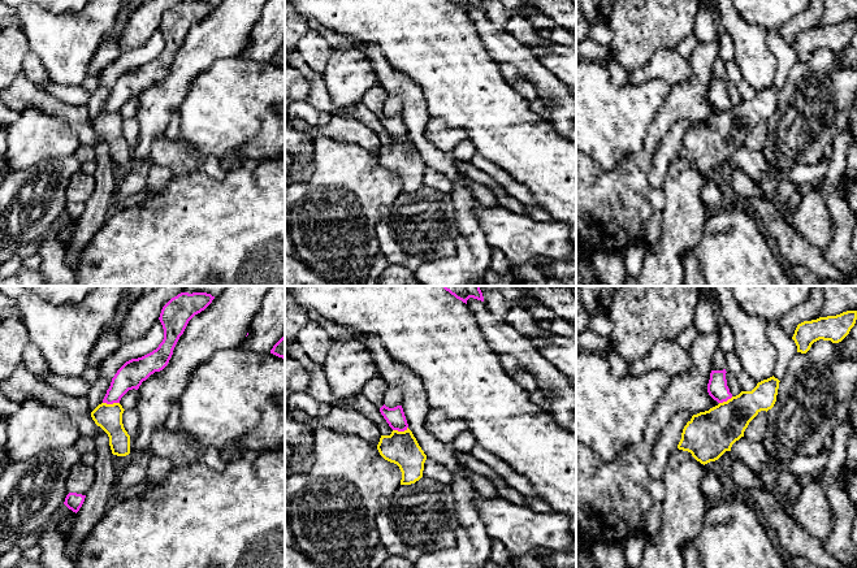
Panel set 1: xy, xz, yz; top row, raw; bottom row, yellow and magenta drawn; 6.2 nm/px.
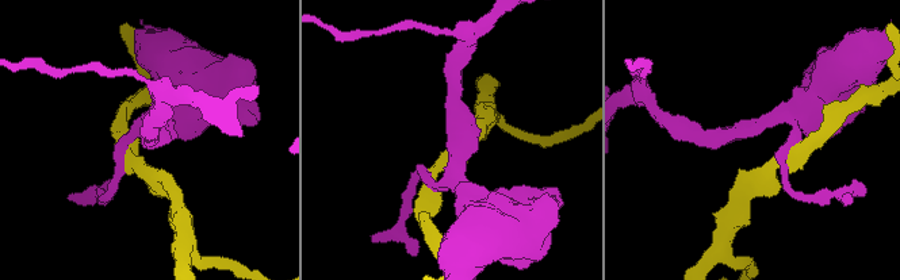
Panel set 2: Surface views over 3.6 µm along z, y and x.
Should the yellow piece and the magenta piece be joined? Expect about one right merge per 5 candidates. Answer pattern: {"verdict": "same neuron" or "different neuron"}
{"verdict": "different neuron"}

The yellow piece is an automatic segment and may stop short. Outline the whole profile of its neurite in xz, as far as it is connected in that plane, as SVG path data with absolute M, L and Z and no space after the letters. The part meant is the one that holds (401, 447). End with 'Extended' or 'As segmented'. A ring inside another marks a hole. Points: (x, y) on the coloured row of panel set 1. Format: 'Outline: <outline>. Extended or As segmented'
Outline: M408 428L404 432L393 430L390 435L381 435L377 450L385 460L399 467L401 485L415 484L423 477L427 455Z. As segmented

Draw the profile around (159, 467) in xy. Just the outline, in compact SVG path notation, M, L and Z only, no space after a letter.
M153 454L148 461L147 467L147 480L150 482L156 482L163 480L172 469L174 465L172 461L166 458L159 456Z

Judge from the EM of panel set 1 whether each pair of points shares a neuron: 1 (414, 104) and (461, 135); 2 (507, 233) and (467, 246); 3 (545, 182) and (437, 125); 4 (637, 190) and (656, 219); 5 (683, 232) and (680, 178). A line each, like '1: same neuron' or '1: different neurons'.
1: different neurons
2: different neurons
3: different neurons
4: different neurons
5: same neuron

